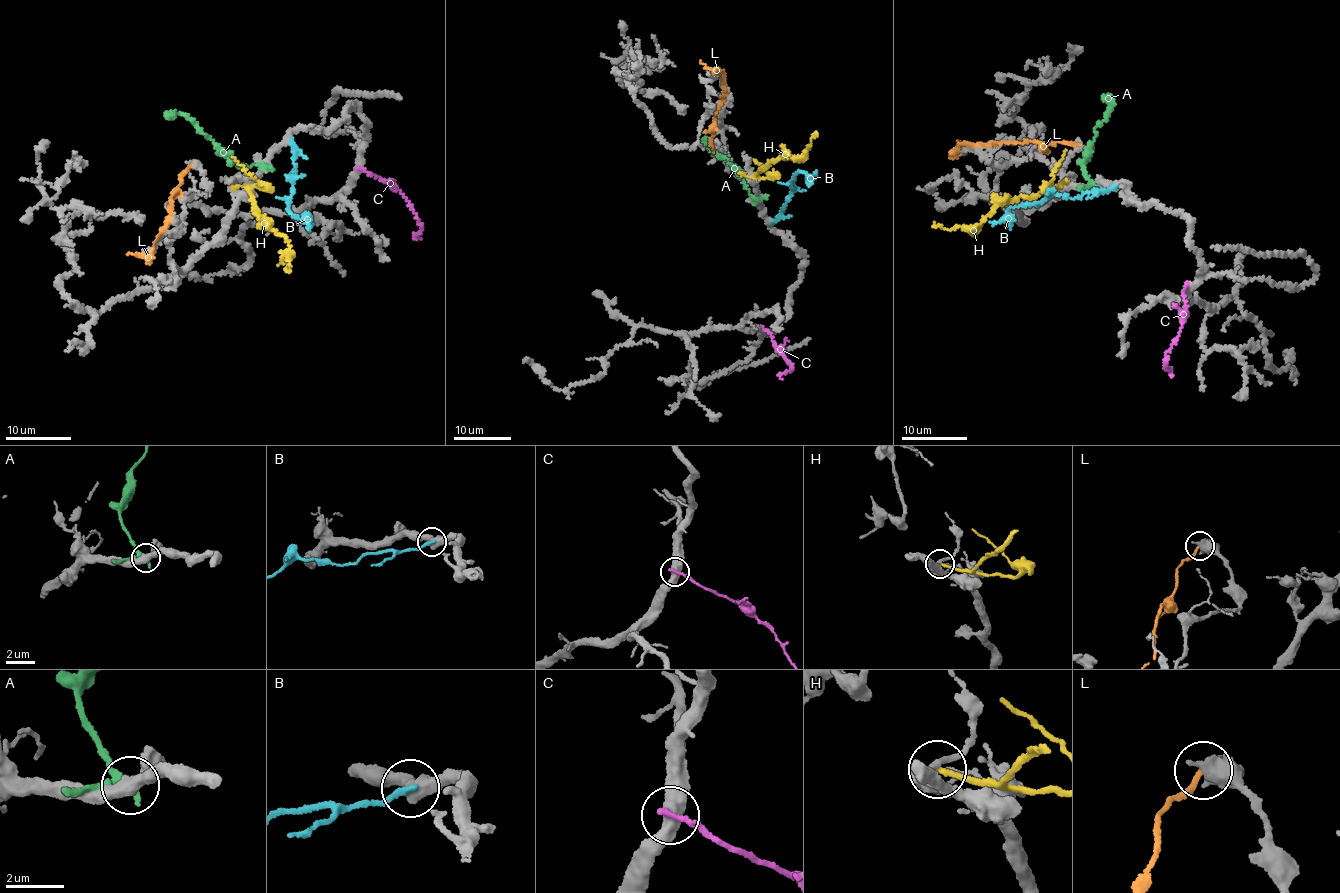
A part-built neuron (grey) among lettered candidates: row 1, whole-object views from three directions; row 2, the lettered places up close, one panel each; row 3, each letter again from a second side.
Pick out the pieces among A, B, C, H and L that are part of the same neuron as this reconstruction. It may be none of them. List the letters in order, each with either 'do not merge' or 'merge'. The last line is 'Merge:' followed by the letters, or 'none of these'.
A: do not merge
B: do not merge
C: do not merge
H: do not merge
L: do not merge
Merge: none of these

